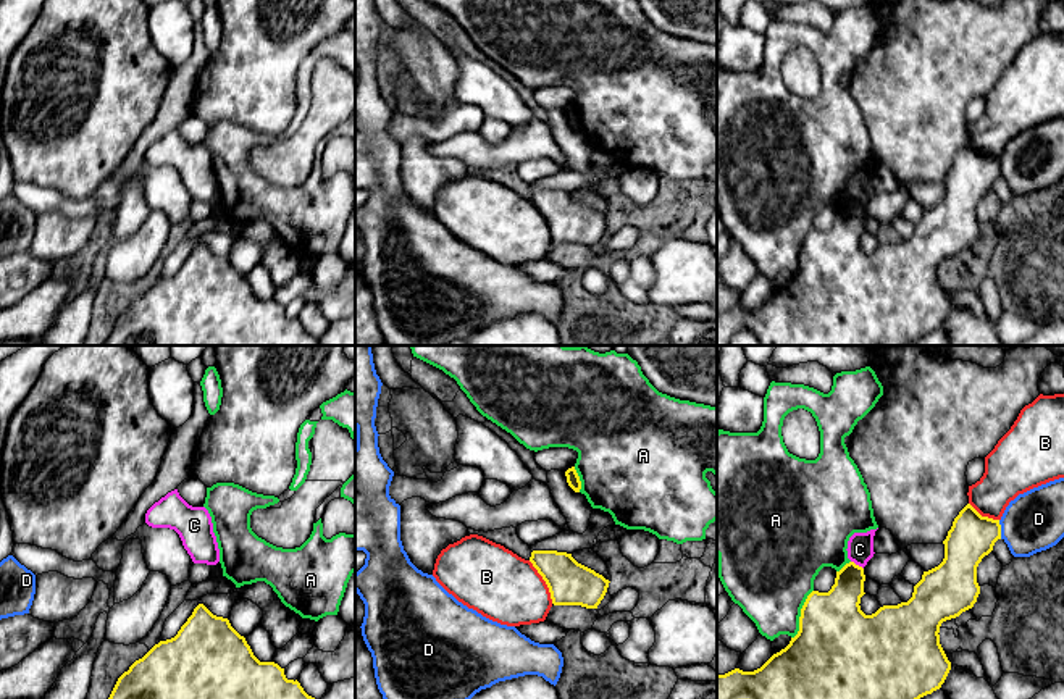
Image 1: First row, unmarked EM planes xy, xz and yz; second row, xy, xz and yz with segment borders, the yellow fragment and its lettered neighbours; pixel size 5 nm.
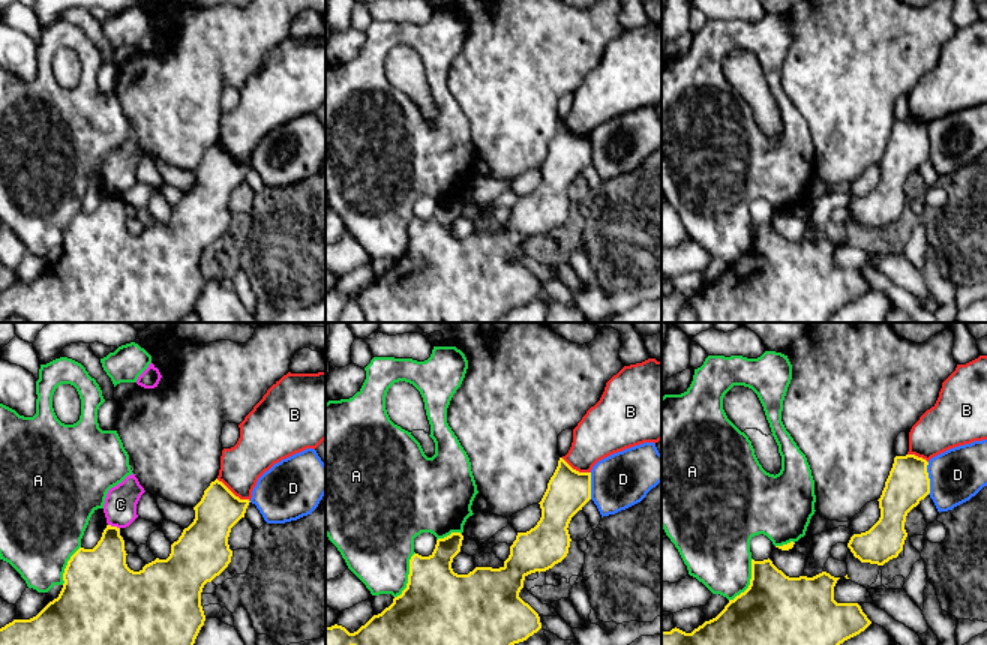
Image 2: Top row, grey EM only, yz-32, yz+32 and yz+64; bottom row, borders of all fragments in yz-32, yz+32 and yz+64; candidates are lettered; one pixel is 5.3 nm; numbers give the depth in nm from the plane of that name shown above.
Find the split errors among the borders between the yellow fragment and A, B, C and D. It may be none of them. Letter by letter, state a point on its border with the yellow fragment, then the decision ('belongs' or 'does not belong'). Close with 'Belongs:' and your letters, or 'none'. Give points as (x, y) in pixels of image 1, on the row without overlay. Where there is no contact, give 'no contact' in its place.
A: yz (801, 252) | does not belong
B: xz (544, 218) | does not belong
C: yz (858, 204) | does not belong
D: yz (1000, 168) | does not belong
Belongs: none

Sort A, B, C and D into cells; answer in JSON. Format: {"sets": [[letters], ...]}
{"sets": [["A"], ["B"], ["C"], ["D"]]}

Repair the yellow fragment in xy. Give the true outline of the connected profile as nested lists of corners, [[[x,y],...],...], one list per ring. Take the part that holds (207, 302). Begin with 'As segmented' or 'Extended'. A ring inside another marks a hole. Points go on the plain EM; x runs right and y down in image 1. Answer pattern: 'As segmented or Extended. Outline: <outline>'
As segmented. Outline: [[[199,242],[178,273],[124,310],[105,345],[320,345],[274,300],[260,300],[228,257]]]

